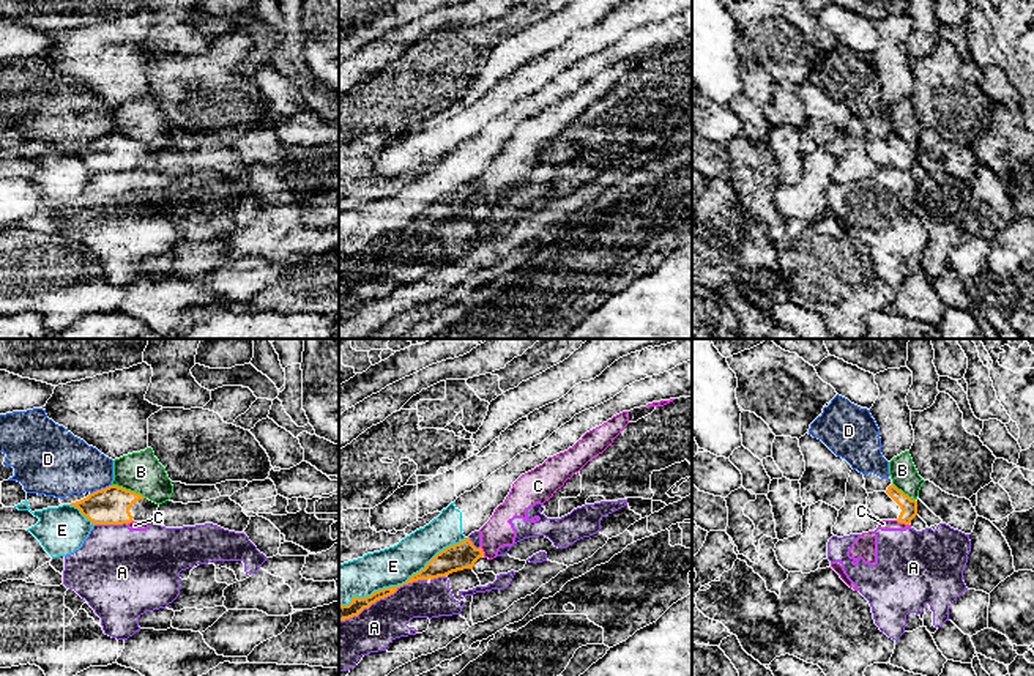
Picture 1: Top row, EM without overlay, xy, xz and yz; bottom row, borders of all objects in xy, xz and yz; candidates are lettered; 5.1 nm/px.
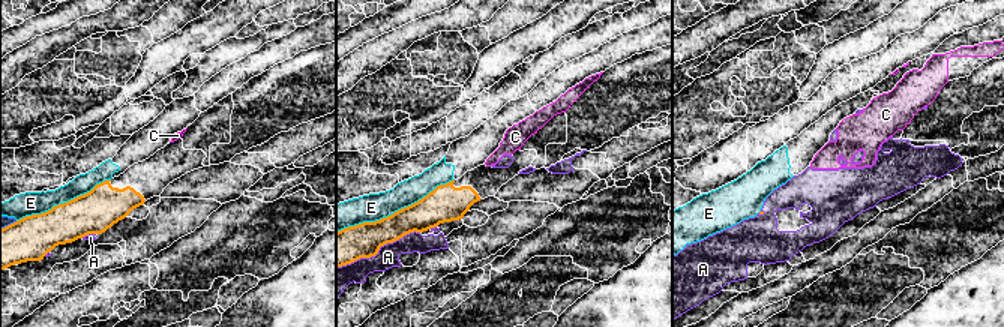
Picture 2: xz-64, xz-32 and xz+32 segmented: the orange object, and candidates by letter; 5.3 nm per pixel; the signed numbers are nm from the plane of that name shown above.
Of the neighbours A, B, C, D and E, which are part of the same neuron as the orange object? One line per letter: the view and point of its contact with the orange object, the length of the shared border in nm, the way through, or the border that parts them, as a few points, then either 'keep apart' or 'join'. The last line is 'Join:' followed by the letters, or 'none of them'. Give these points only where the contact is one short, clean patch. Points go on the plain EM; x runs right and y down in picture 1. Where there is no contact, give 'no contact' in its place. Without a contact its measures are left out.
A: contact xz (382, 245); length 500 nm; keep apart
B: contact xy (130, 137); length 190 nm; keep apart
C: contact yz (902, 169); length 80 nm; border yz (896, 167), (908, 172); keep apart
D: contact xy (101, 136); length 120 nm; keep apart
E: contact xz (402, 230); length 750 nm; keep apart
Join: none of them

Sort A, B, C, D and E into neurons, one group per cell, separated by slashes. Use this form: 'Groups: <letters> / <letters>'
Groups: A / B / C / D / E

